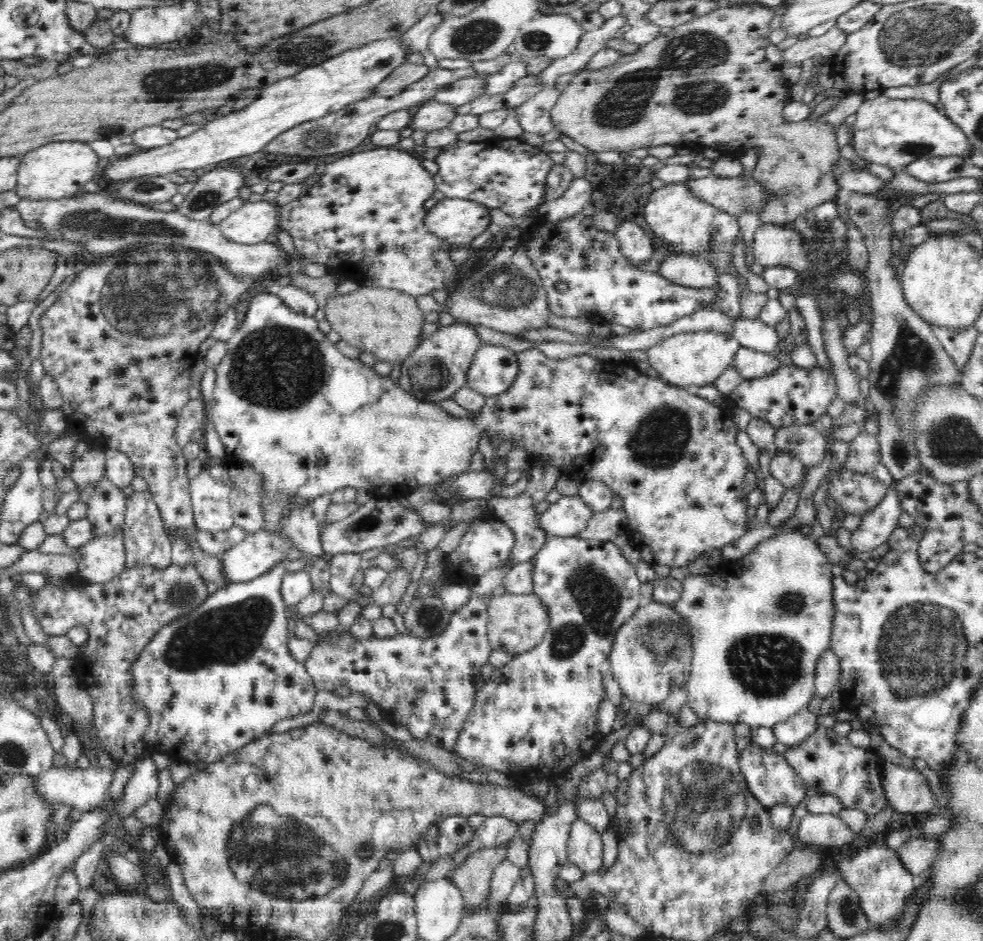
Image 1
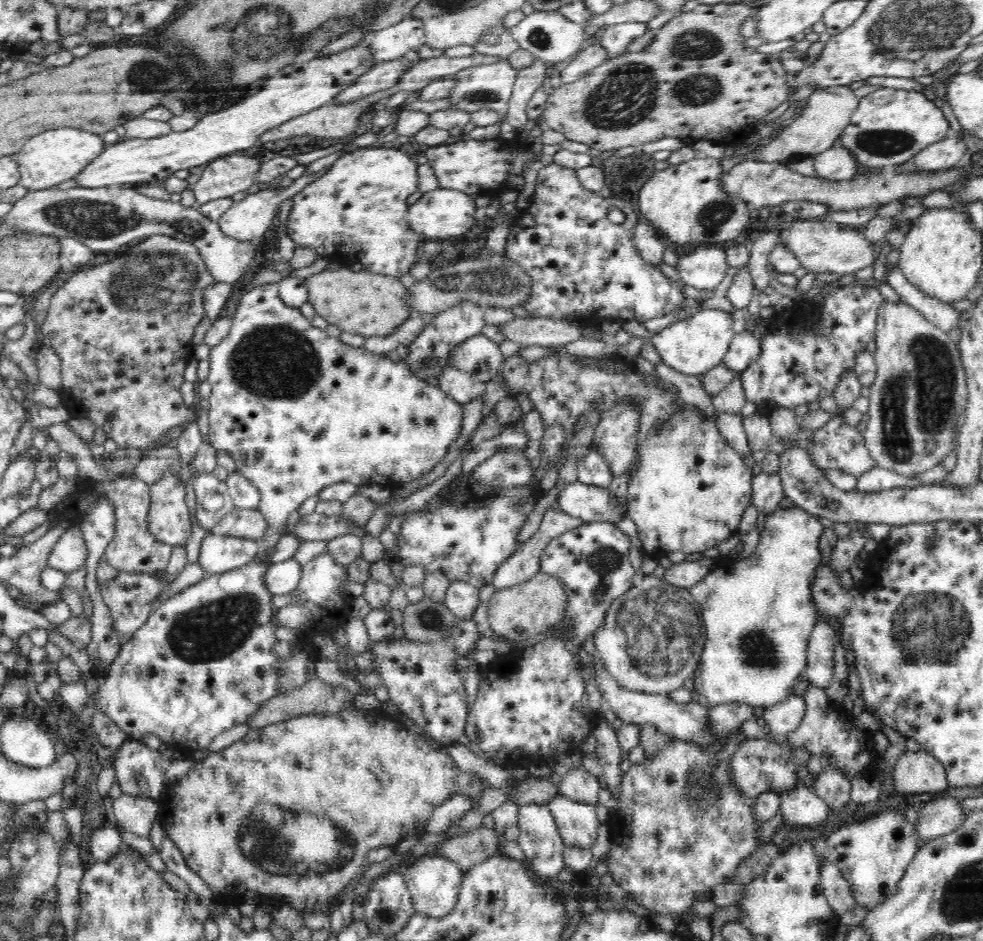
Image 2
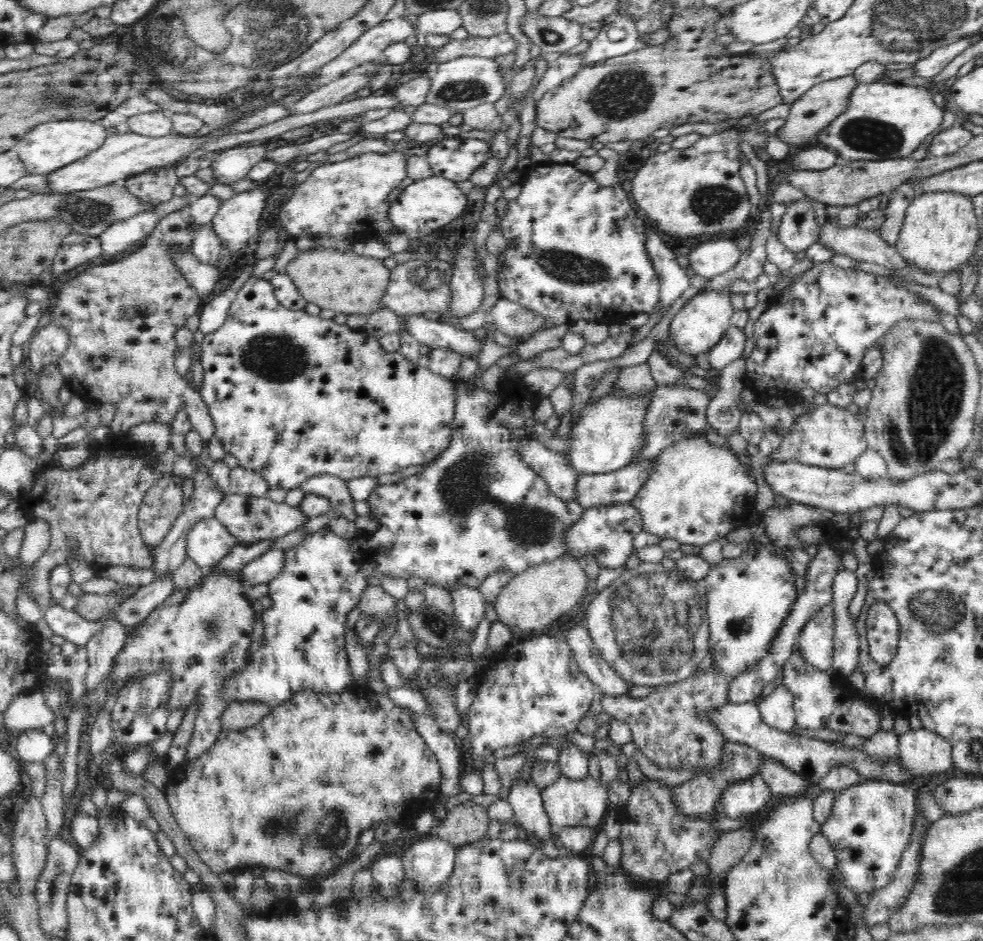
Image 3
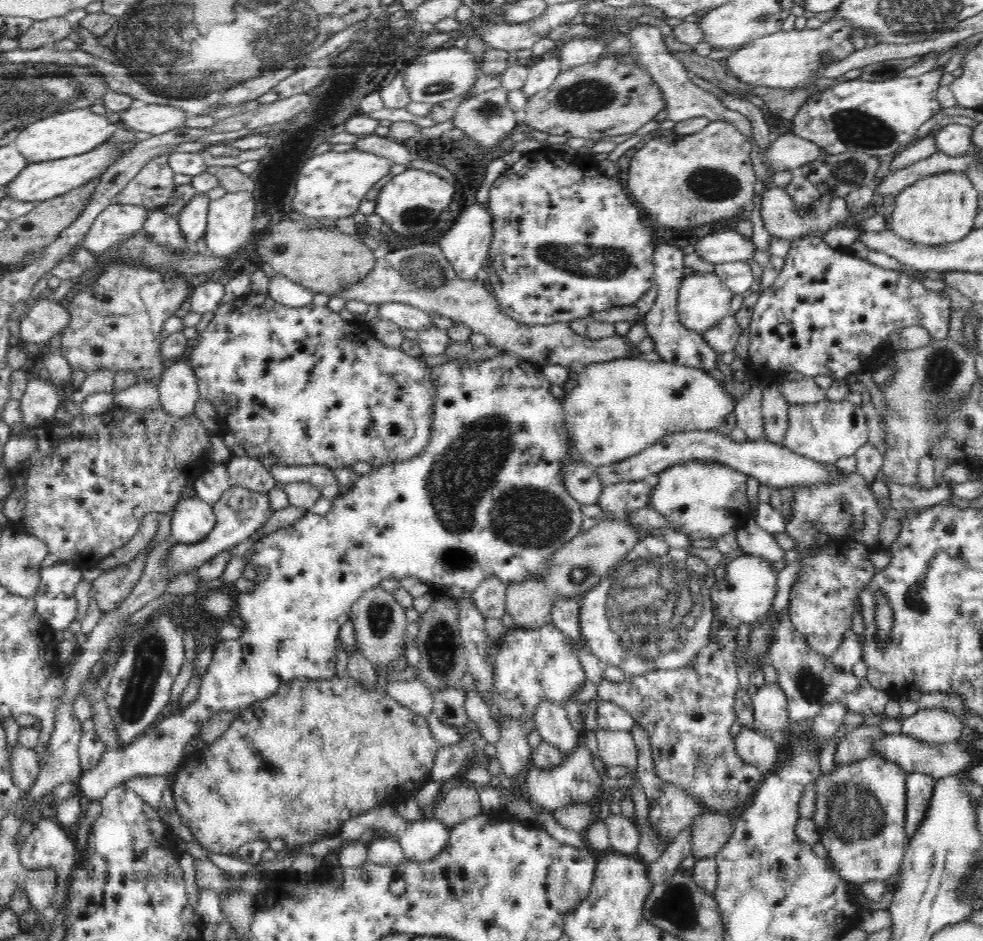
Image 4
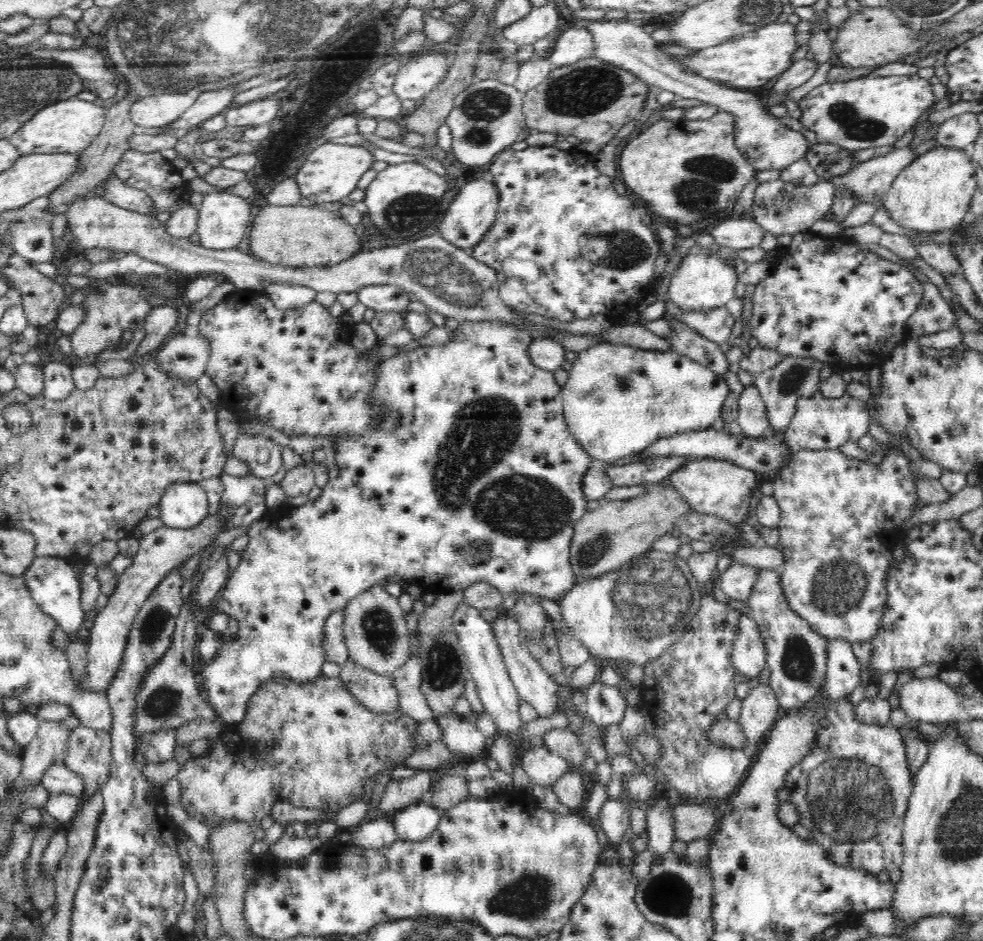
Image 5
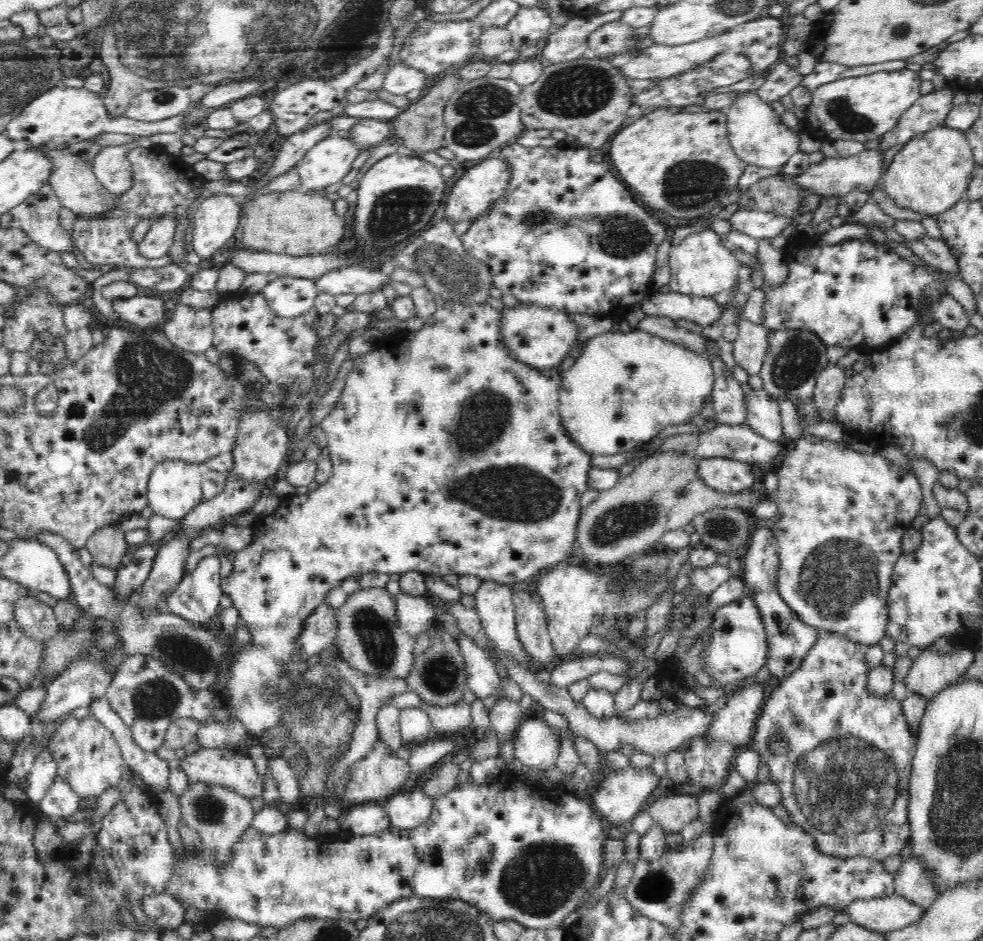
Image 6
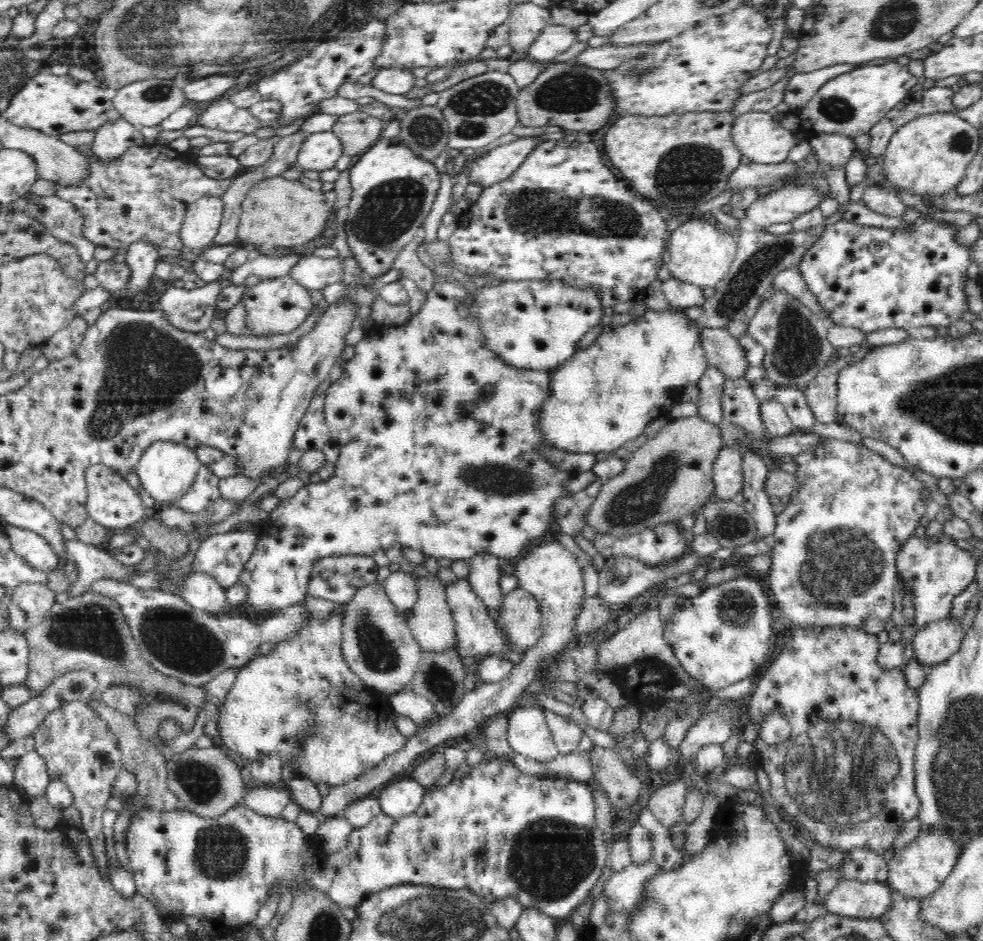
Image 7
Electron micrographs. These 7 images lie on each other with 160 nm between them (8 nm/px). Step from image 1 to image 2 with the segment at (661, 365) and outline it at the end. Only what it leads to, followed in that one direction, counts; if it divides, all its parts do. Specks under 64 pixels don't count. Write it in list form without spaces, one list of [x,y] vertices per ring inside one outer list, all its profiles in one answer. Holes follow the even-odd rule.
[[[706,308],[696,312],[656,334],[650,333],[643,323],[639,323],[637,320],[621,324],[621,328],[630,336],[646,337],[646,342],[652,342],[664,363],[668,363],[668,366],[674,367],[674,370],[688,375],[704,374],[713,366],[721,364],[721,358],[724,358],[736,334],[732,326],[733,315],[716,308]]]

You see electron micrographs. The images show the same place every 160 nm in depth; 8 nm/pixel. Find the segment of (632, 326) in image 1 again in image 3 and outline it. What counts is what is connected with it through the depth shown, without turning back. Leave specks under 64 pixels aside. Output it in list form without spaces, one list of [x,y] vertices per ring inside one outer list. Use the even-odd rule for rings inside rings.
[[[545,163],[531,165],[519,175],[523,178],[521,192],[515,200],[508,201],[508,209],[502,216],[500,232],[507,242],[507,249],[499,254],[499,264],[506,264],[506,269],[497,272],[497,283],[501,299],[520,304],[523,308],[536,312],[545,320],[547,326],[558,326],[559,324],[573,325],[578,320],[587,320],[600,323],[604,316],[610,316],[612,312],[628,310],[628,312],[647,312],[649,315],[655,310],[659,295],[659,280],[648,253],[646,253],[646,232],[649,227],[646,222],[638,216],[628,201],[628,194],[620,186],[600,186],[590,174],[582,174],[576,166],[571,164]]]

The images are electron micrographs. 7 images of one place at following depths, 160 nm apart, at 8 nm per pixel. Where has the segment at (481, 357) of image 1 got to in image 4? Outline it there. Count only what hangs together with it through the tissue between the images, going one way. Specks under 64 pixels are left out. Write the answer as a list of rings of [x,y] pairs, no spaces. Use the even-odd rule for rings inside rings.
[[[386,302],[378,305],[378,309],[381,317],[392,320],[408,335],[414,335],[426,327],[435,327],[431,321],[430,312],[408,304]]]

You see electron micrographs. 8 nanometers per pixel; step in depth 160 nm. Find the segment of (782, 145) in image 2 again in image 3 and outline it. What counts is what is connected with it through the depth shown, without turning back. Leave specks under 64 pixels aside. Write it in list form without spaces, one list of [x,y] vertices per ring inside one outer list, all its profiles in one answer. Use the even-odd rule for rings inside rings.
[[[852,75],[828,80],[809,89],[801,98],[791,104],[784,125],[775,134],[788,146],[789,144],[798,148],[814,146],[817,142],[817,134],[826,130],[829,124],[850,106],[850,94],[854,92],[854,88],[858,84],[859,82]]]

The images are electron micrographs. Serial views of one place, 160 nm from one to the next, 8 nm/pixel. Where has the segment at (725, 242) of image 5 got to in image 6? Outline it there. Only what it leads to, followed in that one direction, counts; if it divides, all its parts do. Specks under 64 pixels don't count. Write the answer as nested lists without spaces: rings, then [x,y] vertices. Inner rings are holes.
[[[733,208],[728,214],[731,229],[744,232],[752,238],[772,238],[784,230],[784,227],[793,225],[794,217],[780,215],[780,213],[764,212],[760,210],[744,210]]]

